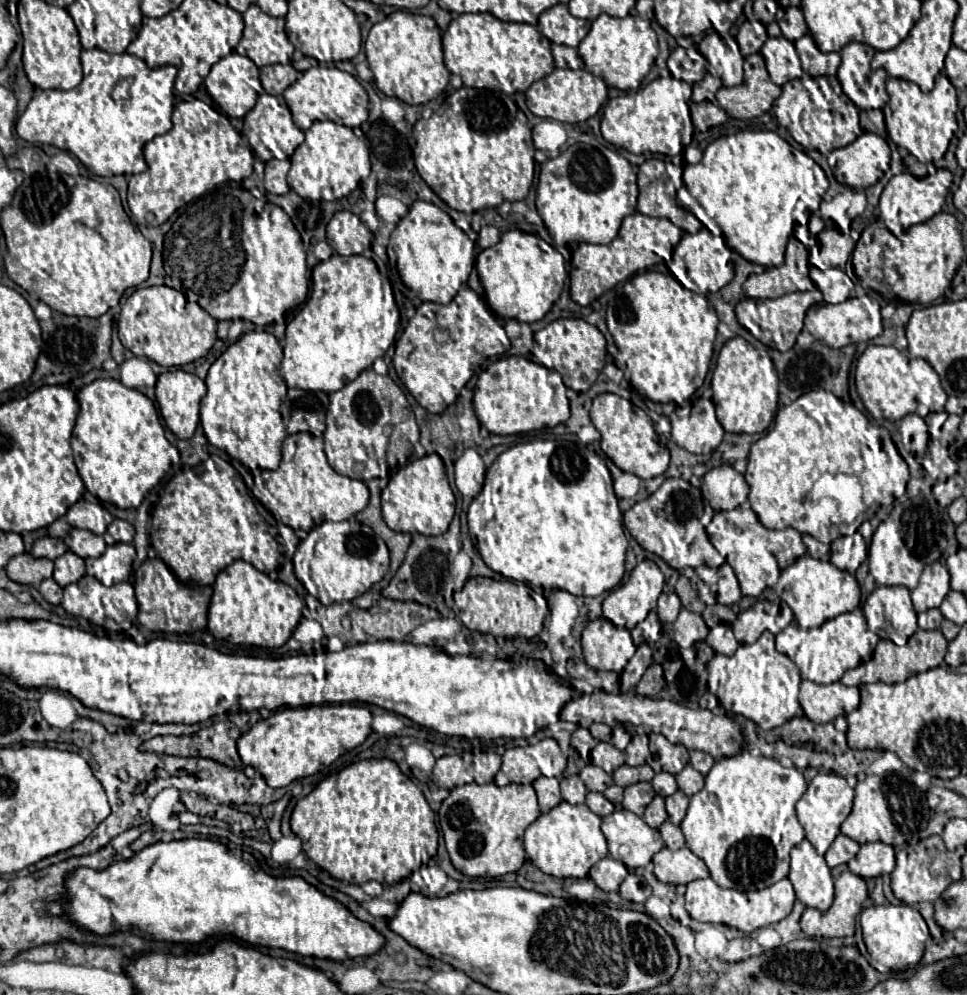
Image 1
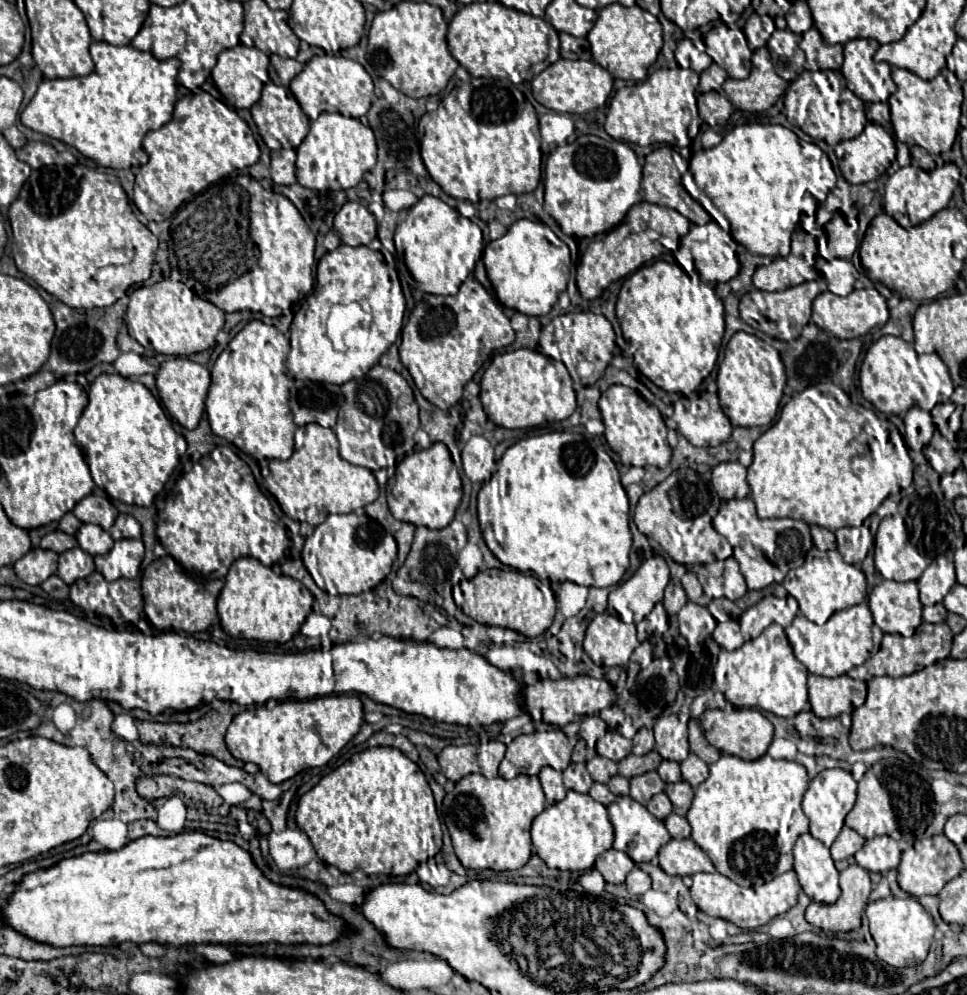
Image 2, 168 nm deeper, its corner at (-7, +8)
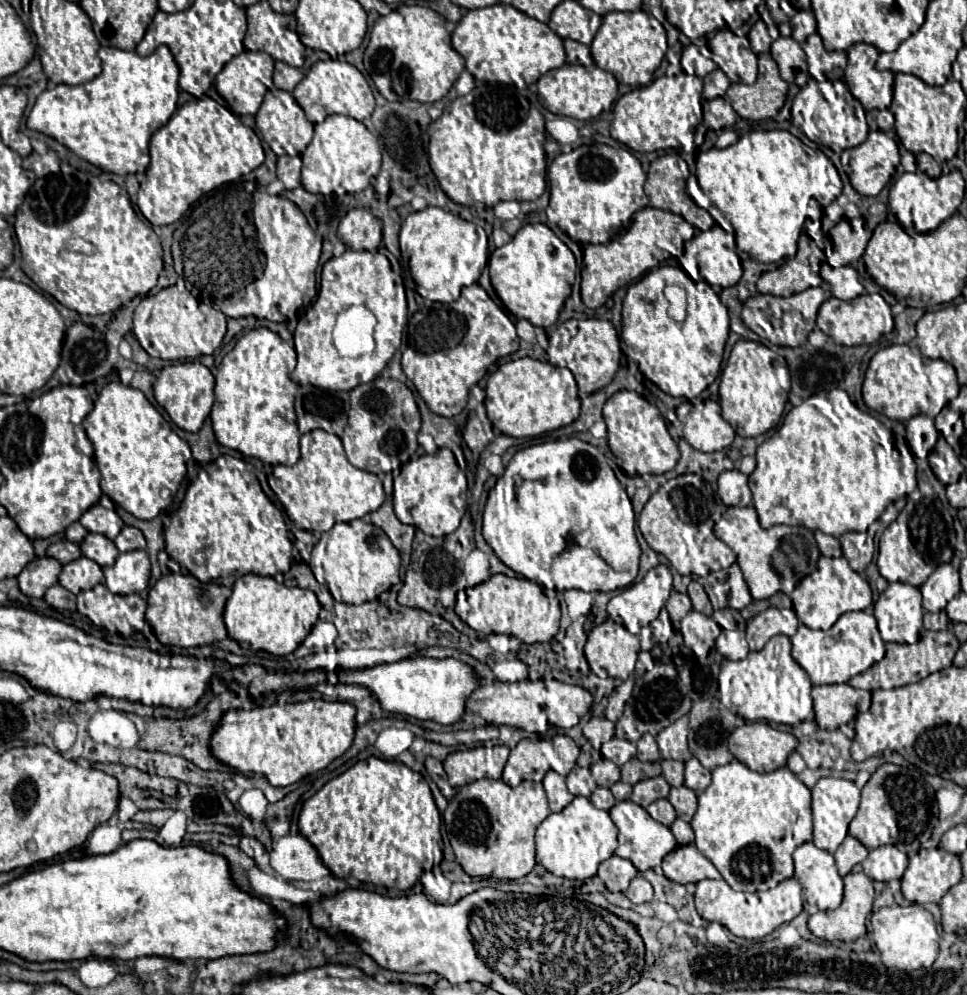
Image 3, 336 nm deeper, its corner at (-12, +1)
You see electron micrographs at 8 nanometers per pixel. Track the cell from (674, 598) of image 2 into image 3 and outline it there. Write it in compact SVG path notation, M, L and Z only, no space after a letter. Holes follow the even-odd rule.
M671 592L671 598L669 598L669 602L667 602L667 612L669 612L669 616L671 616L671 622L673 622L673 626L675 628L679 628L679 622L681 622L681 618L691 610L691 600L689 600L689 596L687 594L679 594L679 592Z

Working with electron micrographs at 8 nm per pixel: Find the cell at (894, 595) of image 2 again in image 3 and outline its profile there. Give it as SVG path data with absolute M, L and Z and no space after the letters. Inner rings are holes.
M893 582L875 602L875 618L883 642L913 644L923 630L923 606L919 588Z

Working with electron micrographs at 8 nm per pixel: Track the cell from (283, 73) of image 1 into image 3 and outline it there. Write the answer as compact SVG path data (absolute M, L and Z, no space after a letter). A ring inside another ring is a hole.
M275 62L275 72L273 72L273 82L279 90L293 92L293 88L303 80L303 72L295 66L289 66L285 62Z

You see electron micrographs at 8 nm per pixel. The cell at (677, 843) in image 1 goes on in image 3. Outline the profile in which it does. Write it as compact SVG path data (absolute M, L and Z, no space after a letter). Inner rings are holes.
M675 820L673 824L671 824L671 832L673 832L673 836L675 836L675 840L683 846L683 844L693 844L693 828L691 828L691 824L687 824L687 822L683 822L683 820Z

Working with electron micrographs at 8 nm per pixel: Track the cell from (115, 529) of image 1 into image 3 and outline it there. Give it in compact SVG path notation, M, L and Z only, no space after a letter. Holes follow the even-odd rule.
M125 526L114 539L114 544L120 552L146 549L145 536L141 534L141 530L137 530L133 526Z

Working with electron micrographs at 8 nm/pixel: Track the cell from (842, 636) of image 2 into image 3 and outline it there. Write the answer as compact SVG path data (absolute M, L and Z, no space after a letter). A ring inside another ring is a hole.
M871 610L847 612L843 614L829 630L811 630L805 624L799 624L797 634L791 638L793 658L809 674L813 684L843 684L849 678L865 672L885 656L883 642L875 616Z

